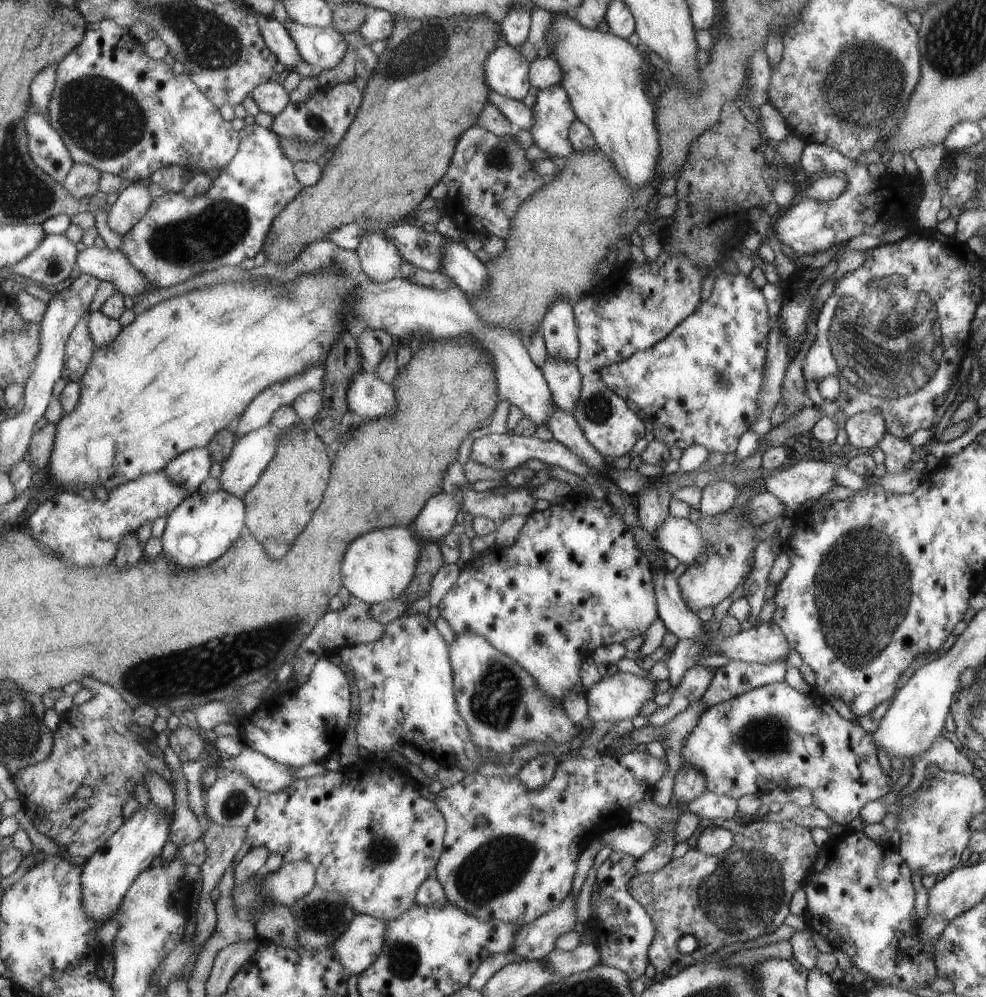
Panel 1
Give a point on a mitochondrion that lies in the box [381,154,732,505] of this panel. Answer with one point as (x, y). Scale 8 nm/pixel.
(598, 409)

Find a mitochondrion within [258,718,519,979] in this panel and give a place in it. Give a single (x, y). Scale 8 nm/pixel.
(324, 916)

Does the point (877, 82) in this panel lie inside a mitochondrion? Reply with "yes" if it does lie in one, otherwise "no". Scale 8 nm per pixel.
yes

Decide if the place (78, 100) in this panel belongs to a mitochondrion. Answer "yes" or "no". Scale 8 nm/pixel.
yes

